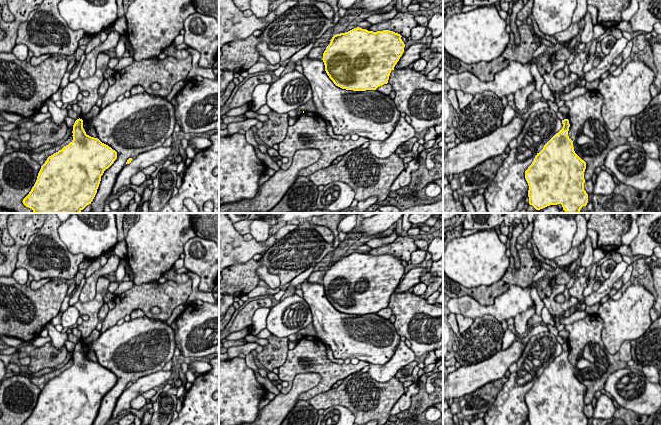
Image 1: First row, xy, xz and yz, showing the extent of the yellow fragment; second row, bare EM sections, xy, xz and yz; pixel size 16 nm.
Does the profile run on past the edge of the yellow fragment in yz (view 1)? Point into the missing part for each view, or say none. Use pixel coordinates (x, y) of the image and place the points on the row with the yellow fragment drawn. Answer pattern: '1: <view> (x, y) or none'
1: none

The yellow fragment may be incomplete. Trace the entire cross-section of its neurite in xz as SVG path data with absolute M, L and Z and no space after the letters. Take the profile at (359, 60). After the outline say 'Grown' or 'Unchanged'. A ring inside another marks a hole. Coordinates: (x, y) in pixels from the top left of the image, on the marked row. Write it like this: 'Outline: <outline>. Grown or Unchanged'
Outline: M354 28L336 34L323 53L325 71L333 83L346 90L376 90L387 84L389 76L404 52L405 44L401 35L390 30L368 31Z. Unchanged

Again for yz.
Outline: M562 120L562 124L562 129L544 145L525 171L529 204L536 210L561 204L565 213L579 213L588 203L588 194L584 190L586 162L574 151L573 141L568 136L569 120Z. Unchanged

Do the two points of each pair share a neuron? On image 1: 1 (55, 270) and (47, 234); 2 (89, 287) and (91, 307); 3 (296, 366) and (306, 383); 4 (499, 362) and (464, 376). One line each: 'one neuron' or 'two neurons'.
1: one neuron
2: two neurons
3: two neurons
4: one neuron

